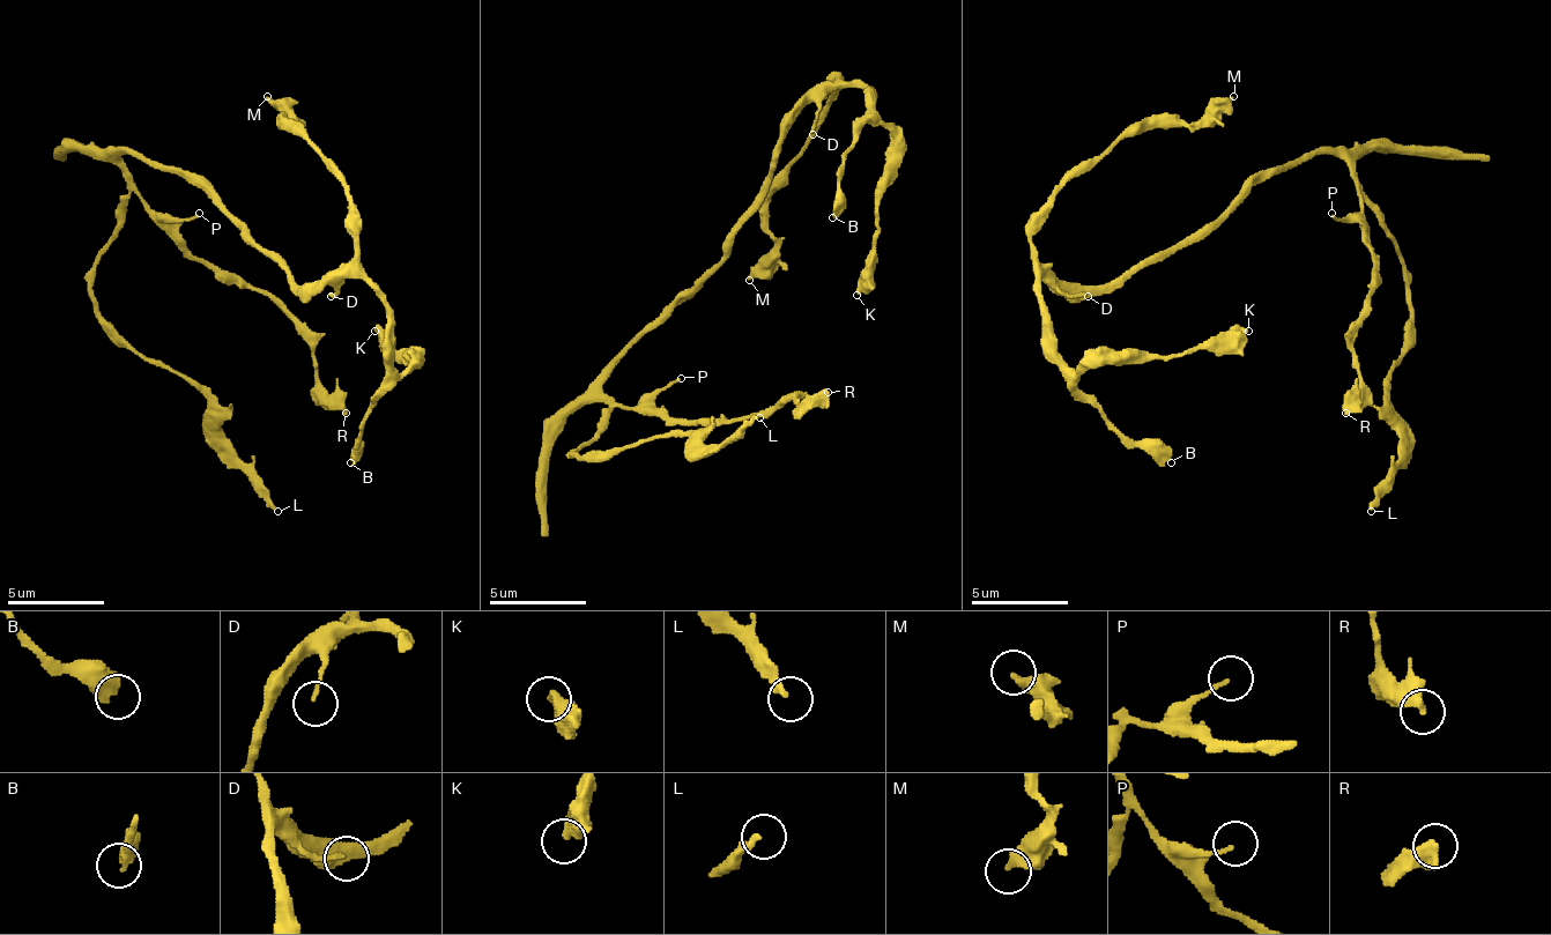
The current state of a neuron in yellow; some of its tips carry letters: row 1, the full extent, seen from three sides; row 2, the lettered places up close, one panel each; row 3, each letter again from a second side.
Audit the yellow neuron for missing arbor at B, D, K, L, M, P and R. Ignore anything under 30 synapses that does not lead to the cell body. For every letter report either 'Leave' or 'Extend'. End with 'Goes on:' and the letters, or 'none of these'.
B: Leave
D: Leave
K: Leave
L: Leave
M: Leave
P: Leave
R: Leave
Goes on: none of these

